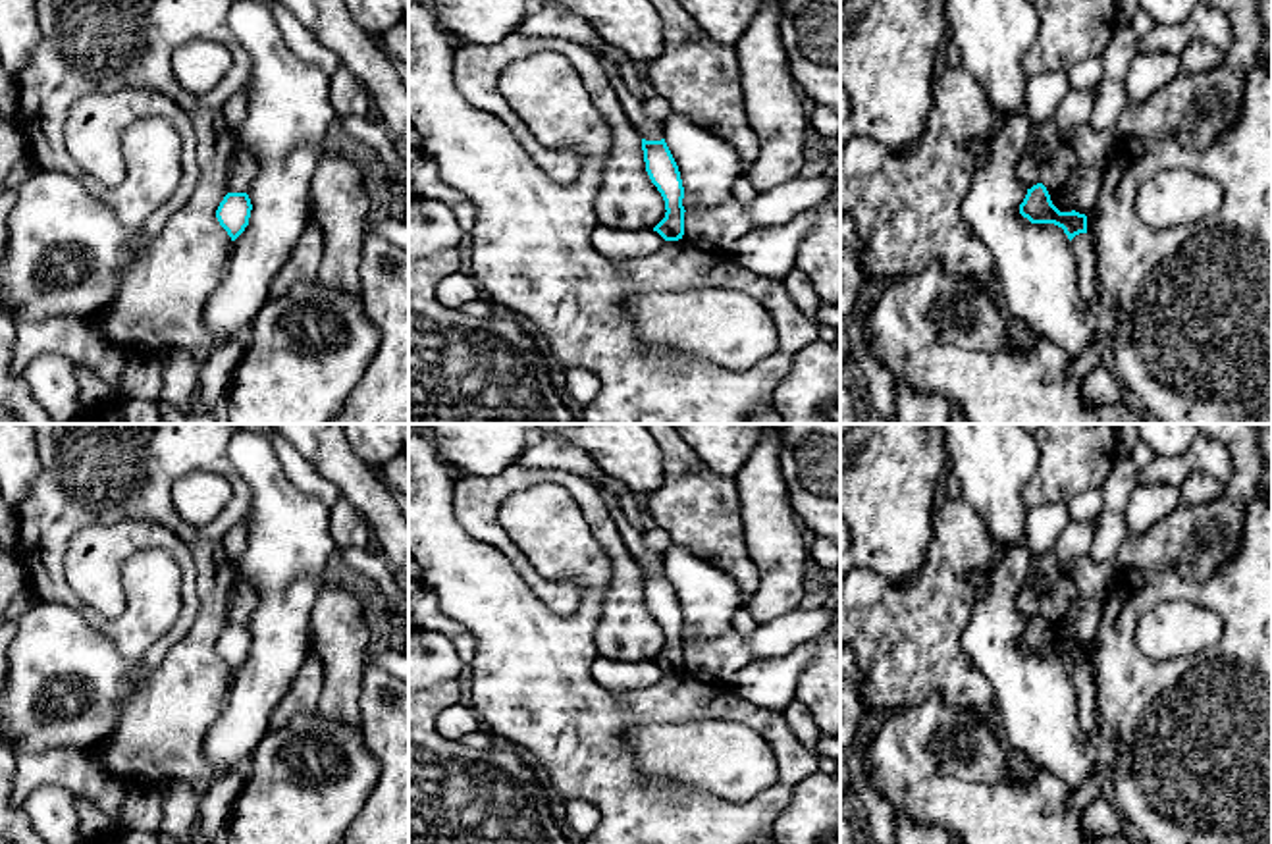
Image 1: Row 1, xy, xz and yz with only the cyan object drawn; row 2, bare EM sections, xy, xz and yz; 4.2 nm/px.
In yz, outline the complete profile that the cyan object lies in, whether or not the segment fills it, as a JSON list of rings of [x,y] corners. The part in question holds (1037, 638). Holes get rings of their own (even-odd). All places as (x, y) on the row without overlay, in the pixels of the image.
[[[1043,615],[1027,620],[1023,634],[1020,636],[1020,646],[1031,655],[1054,655],[1064,661],[1072,673],[1079,665],[1087,665],[1087,647],[1075,642],[1060,644]]]

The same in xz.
[[[642,570],[646,603],[665,632],[665,649],[653,659],[665,673],[678,673],[684,667],[684,619],[678,597],[665,574]]]

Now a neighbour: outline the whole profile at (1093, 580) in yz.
[[[1054,547],[1035,557],[1029,570],[1029,582],[1045,592],[1060,578],[1070,578],[1075,586],[1077,597],[1106,601],[1114,592],[1118,578],[1118,565],[1097,563],[1085,555],[1070,565],[1064,565]]]

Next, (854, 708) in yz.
[[[840,642],[840,752],[869,721],[869,701],[861,692],[861,671],[856,653]]]

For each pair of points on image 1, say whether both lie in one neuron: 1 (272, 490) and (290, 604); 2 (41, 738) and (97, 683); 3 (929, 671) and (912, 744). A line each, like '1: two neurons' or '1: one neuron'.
1: one neuron
2: one neuron
3: two neurons

